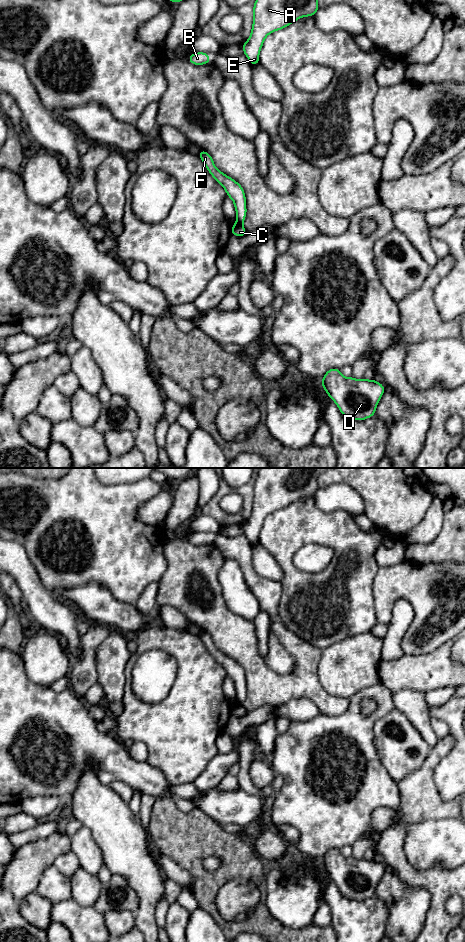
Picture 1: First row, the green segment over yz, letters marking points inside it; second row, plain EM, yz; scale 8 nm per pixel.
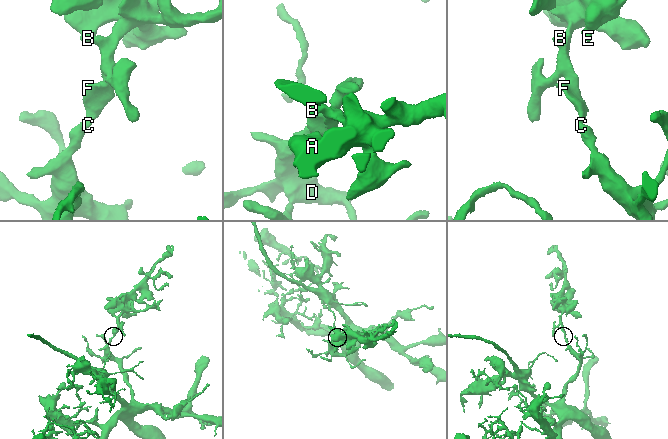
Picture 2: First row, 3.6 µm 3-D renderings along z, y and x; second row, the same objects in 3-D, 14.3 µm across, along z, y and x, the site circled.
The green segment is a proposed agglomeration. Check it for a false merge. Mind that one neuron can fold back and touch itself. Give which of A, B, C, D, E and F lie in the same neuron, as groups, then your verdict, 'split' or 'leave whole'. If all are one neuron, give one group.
groups A B E F / C D; split

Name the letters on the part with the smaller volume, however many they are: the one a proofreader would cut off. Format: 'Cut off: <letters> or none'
Cut off: A, B, E, F

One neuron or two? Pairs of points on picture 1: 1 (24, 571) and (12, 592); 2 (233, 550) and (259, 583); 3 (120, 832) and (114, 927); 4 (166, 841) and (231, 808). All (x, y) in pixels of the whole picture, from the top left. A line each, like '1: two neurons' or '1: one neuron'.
1: two neurons
2: one neuron
3: two neurons
4: two neurons

